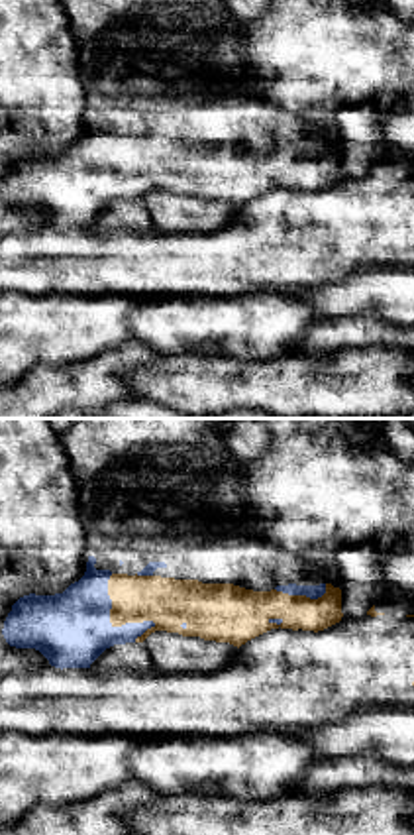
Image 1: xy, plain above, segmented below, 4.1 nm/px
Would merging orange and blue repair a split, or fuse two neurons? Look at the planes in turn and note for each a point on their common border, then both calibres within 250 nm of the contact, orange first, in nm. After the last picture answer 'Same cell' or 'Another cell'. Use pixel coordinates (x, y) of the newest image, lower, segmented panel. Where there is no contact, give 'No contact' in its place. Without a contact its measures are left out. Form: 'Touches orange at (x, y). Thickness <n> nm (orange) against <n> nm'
Touches orange at (118, 625). Thickness 200 nm (orange) against 320 nm

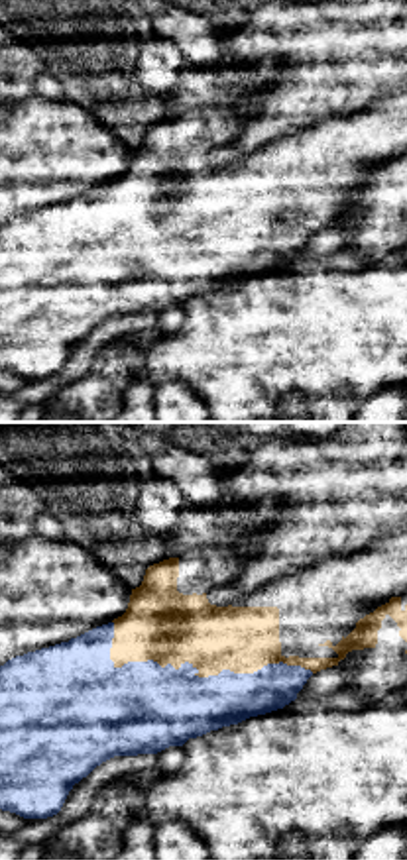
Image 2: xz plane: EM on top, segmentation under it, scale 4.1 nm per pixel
Touches orange at (195, 666). Thickness 300 nm (orange) against 340 nm

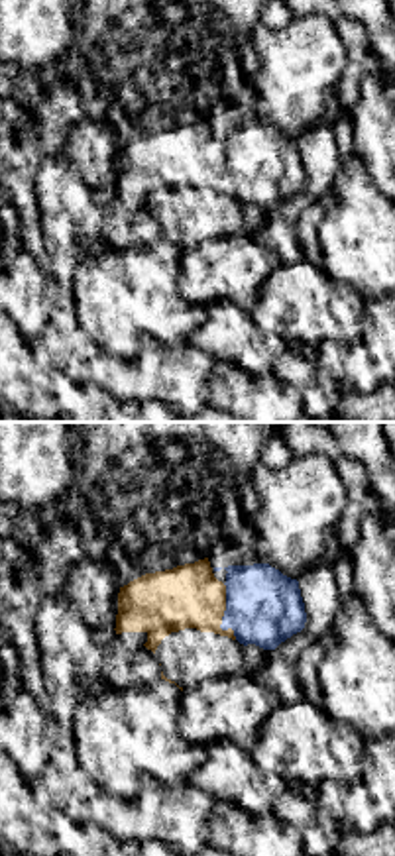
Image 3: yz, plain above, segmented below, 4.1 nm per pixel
Touches orange at (223, 615). Thickness 260 nm (orange) against 320 nm

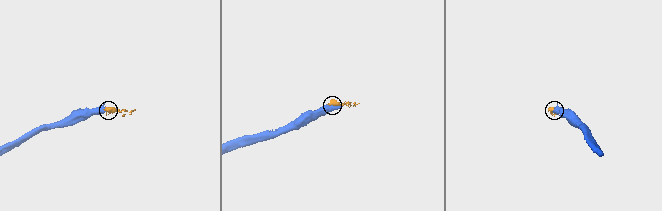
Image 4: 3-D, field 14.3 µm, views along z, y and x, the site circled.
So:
Same cell

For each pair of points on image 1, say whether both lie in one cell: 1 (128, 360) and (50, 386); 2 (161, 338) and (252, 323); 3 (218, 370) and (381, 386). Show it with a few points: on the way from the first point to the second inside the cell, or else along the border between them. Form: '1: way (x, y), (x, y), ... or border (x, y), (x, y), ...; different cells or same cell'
1: way (108, 372), (97, 384), (69, 386); same cell
2: way (183, 325), (230, 325); same cell
3: way (259, 384), (340, 386); same cell

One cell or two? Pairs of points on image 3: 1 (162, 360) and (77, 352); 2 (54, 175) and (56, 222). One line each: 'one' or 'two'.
1: one
2: one

